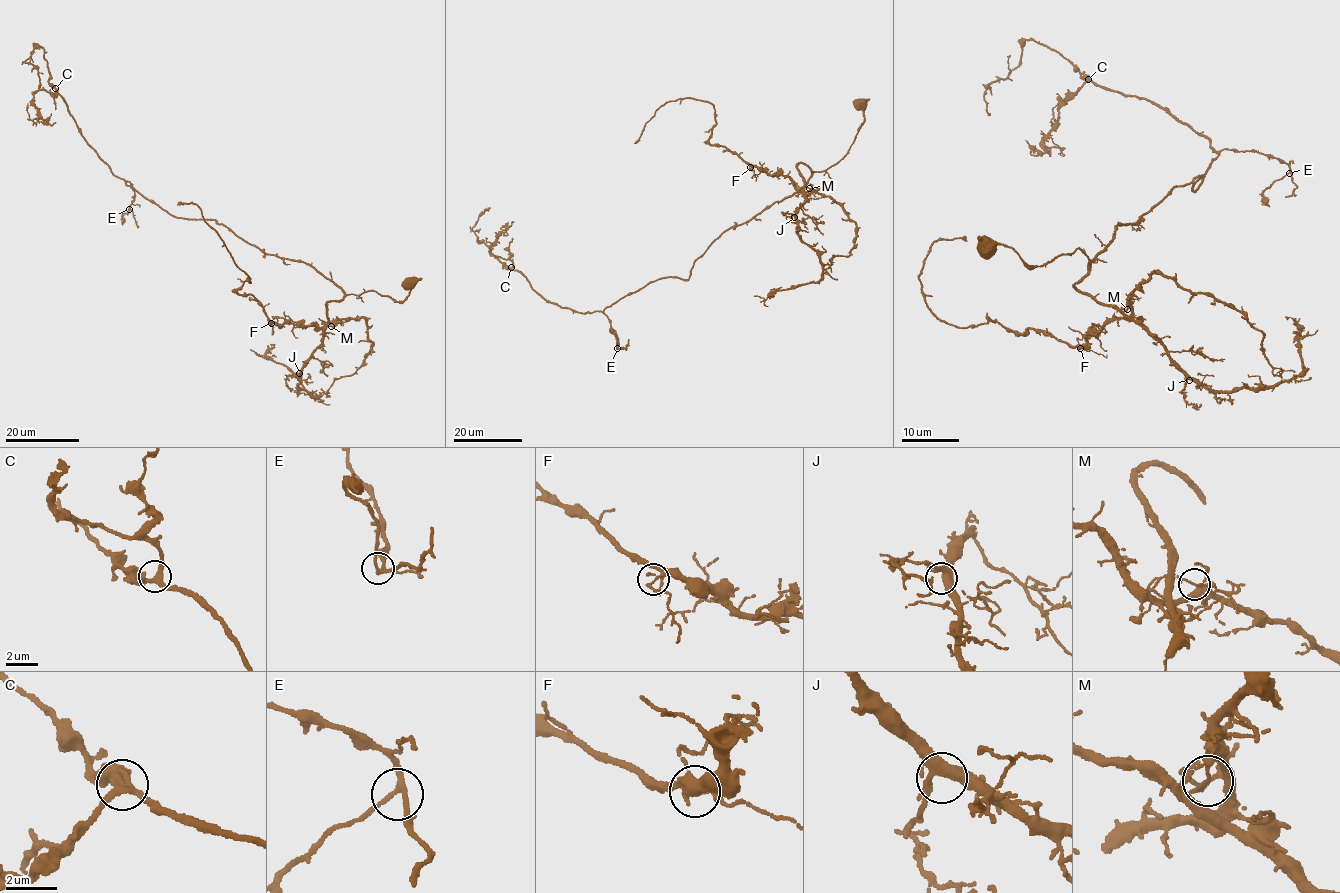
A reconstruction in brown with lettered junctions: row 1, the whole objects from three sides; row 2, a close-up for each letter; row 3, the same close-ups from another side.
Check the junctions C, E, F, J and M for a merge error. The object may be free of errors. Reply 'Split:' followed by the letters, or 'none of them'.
Split: M

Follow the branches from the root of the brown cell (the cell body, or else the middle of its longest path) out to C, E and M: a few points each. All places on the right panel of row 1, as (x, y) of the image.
C: (983, 248), (1033, 266), (1079, 248), (1088, 263), (1114, 228), (1198, 188), (1217, 156), (1207, 138), (1088, 79)
E: (983, 248), (1033, 266), (1079, 248), (1088, 263), (1199, 176), (1195, 191), (1221, 150), (1289, 173)
M: (983, 248), (987, 254), (997, 245), (1011, 246), (1033, 266), (1079, 248), (1089, 259), (1077, 291), (1127, 309)

